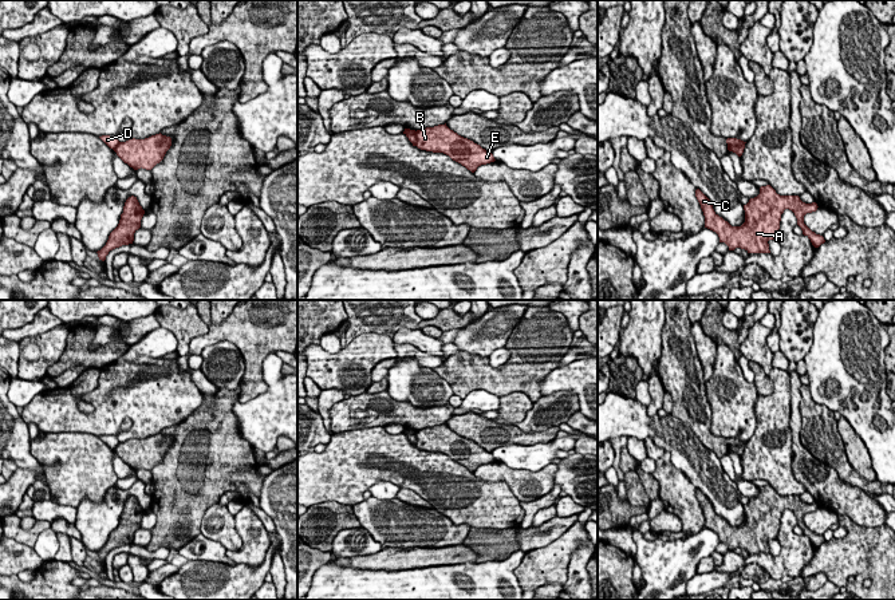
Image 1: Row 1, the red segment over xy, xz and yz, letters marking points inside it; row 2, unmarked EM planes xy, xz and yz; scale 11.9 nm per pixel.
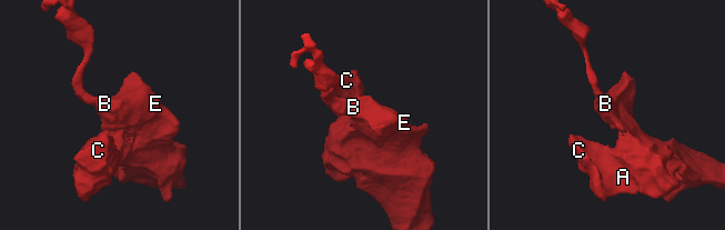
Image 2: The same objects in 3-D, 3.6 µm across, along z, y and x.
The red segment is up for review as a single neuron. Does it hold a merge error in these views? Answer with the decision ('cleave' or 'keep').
cleave

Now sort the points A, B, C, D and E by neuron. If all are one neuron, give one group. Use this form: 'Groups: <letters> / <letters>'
Groups: A B C E / D

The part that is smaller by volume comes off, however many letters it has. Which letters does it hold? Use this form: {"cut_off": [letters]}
{"cut_off": ["A", "B", "C", "E"]}

